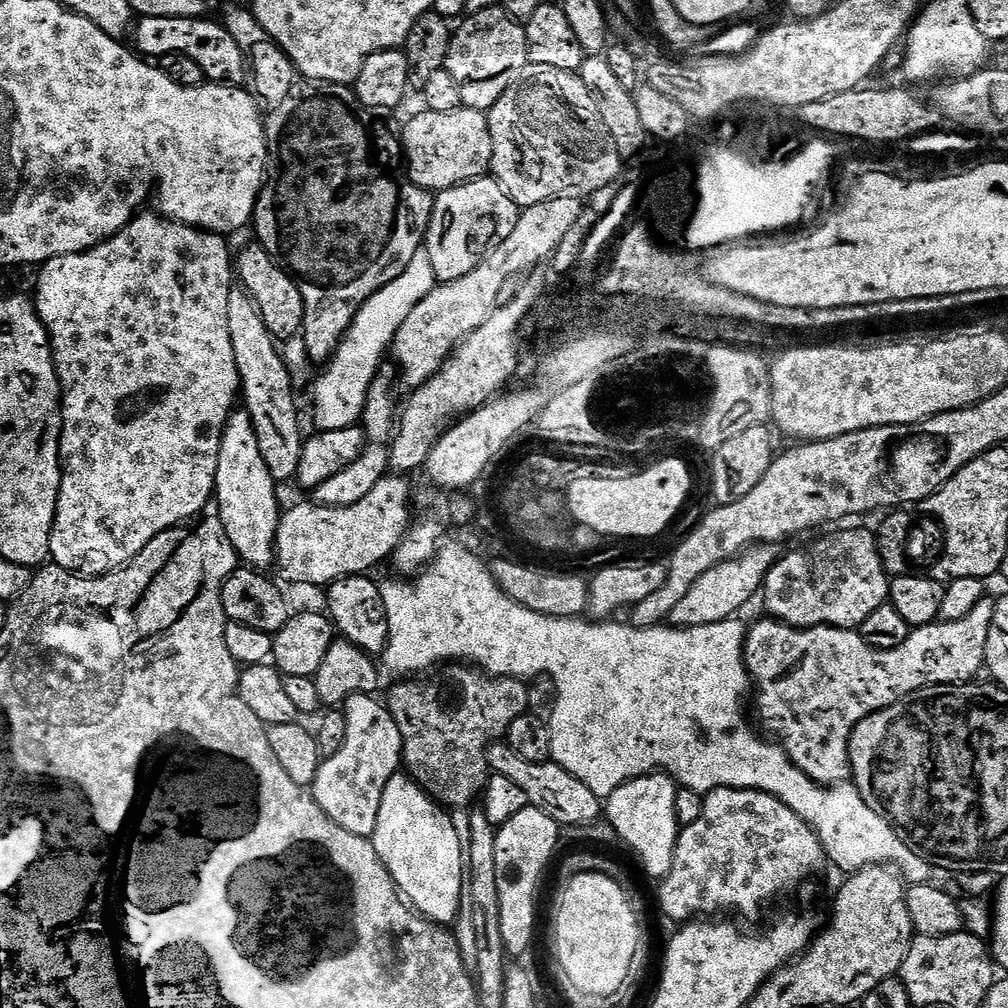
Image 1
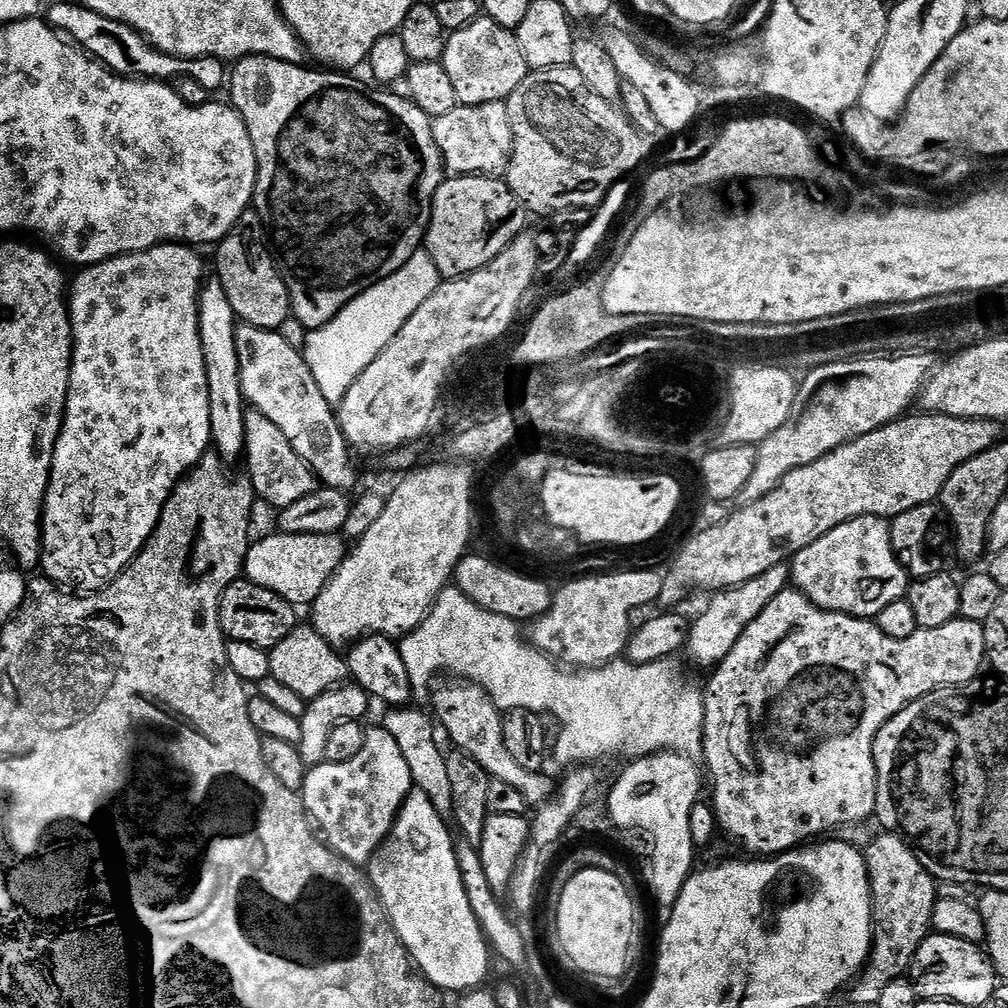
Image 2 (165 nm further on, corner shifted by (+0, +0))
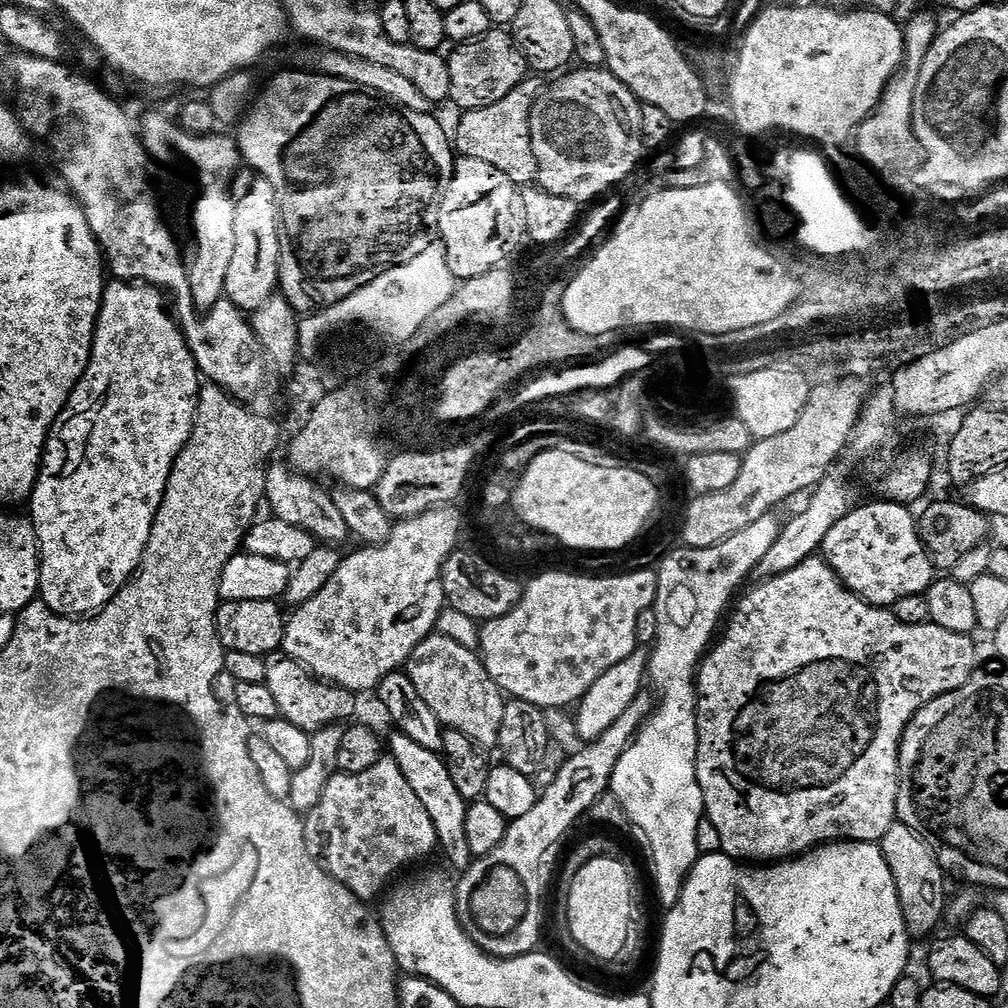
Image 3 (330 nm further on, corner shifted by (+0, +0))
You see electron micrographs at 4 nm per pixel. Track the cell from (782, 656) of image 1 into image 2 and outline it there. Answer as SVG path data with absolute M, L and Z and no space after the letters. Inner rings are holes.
M789 586L789 587L787 587L787 588L785 588L785 589L784 589L784 592L783 592L783 593L782 593L782 594L778 594L778 598L774 598L774 602L770 602L770 606L766 606L766 610L762 610L762 614L758 614L758 618L754 618L754 622L750 622L750 626L746 626L746 630L745 630L745 631L744 631L744 632L743 632L743 634L742 634L742 638L738 638L738 642L737 642L737 643L736 643L736 645L734 645L734 650L730 650L730 654L726 654L726 658L725 658L725 659L724 659L724 660L723 660L723 662L722 662L722 663L720 663L720 664L717 664L717 665L716 665L716 667L715 667L715 669L714 669L714 671L713 671L713 672L712 672L712 673L711 673L711 675L709 675L709 676L712 676L712 675L713 675L713 676L712 676L712 677L710 677L710 678L709 678L709 680L708 680L708 688L707 688L707 687L705 687L705 688L704 688L704 689L703 689L703 693L704 693L704 751L703 751L703 753L702 753L702 764L703 764L703 760L704 760L704 764L705 764L705 765L704 765L704 764L703 764L703 767L704 767L704 768L705 768L705 769L706 769L706 776L707 776L707 779L708 779L708 776L709 776L709 778L710 778L710 779L712 779L712 797L710 797L710 803L711 803L711 805L712 805L712 807L713 807L713 808L715 808L715 810L716 810L716 822L717 822L717 825L718 825L718 828L719 828L719 831L720 831L720 832L721 832L721 833L723 833L723 835L724 835L724 832L725 832L725 834L726 834L726 835L728 835L728 836L729 836L729 838L730 838L730 839L732 839L732 840L737 840L737 842L738 842L738 843L740 843L740 844L741 844L741 846L742 846L742 847L744 847L744 848L745 848L745 850L746 850L746 851L748 851L748 852L745 852L745 853L748 853L748 854L759 854L759 855L760 855L760 856L761 856L761 857L764 857L764 858L771 858L771 857L774 857L774 856L779 856L779 855L780 855L780 853L782 853L782 852L791 852L791 851L792 851L792 849L793 849L793 848L799 848L799 847L801 847L801 845L803 845L803 844L804 844L804 843L805 843L805 842L812 842L812 841L815 841L815 840L816 840L816 839L817 839L817 838L820 838L820 837L823 837L823 836L824 836L824 835L825 835L825 834L832 834L832 833L835 833L835 832L832 832L832 831L834 831L834 830L835 830L835 828L844 828L844 827L846 827L846 826L847 826L847 824L860 824L860 823L862 823L862 822L863 822L863 820L868 820L868 819L869 819L869 820L870 820L870 821L871 821L871 820L872 820L872 819L873 819L873 817L875 817L875 815L876 815L876 799L877 799L877 798L878 798L878 778L877 778L877 777L876 777L876 767L875 767L875 766L874 766L874 746L873 746L873 745L872 745L872 740L873 740L873 738L875 738L875 737L876 737L876 735L877 735L877 734L878 734L878 730L882 730L882 726L886 726L886 722L890 722L890 718L894 718L894 714L898 714L898 713L899 713L899 712L901 712L901 710L903 710L903 709L904 709L904 707L906 707L906 705L907 705L907 704L909 704L909 703L910 703L910 702L914 702L914 701L915 701L915 700L917 700L917 699L918 699L918 698L922 698L922 697L923 697L923 696L925 696L925 695L926 695L926 694L930 694L930 693L931 693L931 692L933 692L933 690L935 690L935 689L936 689L936 688L959 688L959 687L960 687L960 685L961 685L961 684L968 684L968 683L970 683L970 681L971 681L971 680L975 680L975 679L977 679L977 677L978 677L978 666L979 666L979 665L981 665L981 663L982 663L982 660L983 660L983 659L984 659L984 657L987 657L987 654L988 654L988 651L987 651L987 650L986 650L986 638L985 638L985 637L984 637L984 625L983 625L983 624L979 624L979 623L978 623L978 622L974 622L974 621L973 621L973 620L966 620L966 619L963 619L963 618L957 618L957 619L955 619L955 620L951 620L951 621L950 621L950 622L946 622L946 626L938 626L938 627L937 627L937 628L919 628L919 629L918 629L918 631L917 631L917 632L915 632L915 633L914 633L914 634L910 634L910 638L888 638L888 637L887 637L887 636L886 636L886 634L882 634L882 630L878 630L878 626L877 626L877 625L876 625L876 623L875 623L875 622L873 622L873 621L872 621L872 620L871 620L871 619L868 619L868 618L861 618L861 617L858 617L858 616L847 616L847 615L846 615L846 614L842 614L842 613L841 613L841 612L827 612L827 611L826 611L826 610L822 610L822 609L821 609L821 608L819 608L819 607L818 607L818 606L814 606L814 602L810 602L810 598L806 598L806 597L805 597L805 596L803 596L803 594L802 594L802 593L801 593L801 592L798 592L798 591L796 591L796 589L795 589L795 587L792 587L792 586Z

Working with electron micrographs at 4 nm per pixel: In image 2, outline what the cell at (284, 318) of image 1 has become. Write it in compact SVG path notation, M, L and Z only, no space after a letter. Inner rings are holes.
M244 212L215 252L215 275L222 282L222 290L226 290L226 298L230 298L230 306L234 306L237 321L255 328L283 329L283 324L292 316L292 303L284 273L278 267L277 257L266 239L264 221L260 219L259 212Z

